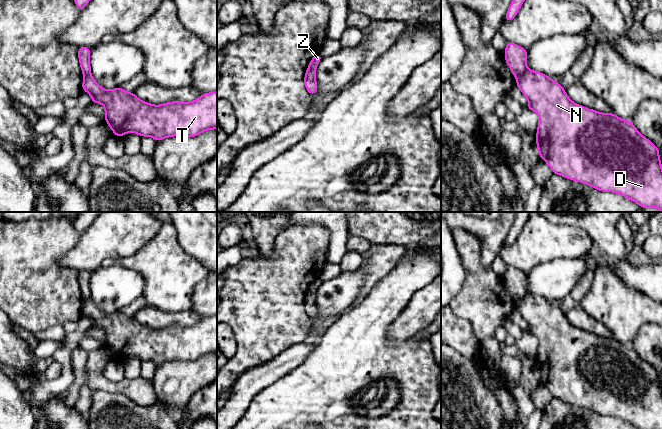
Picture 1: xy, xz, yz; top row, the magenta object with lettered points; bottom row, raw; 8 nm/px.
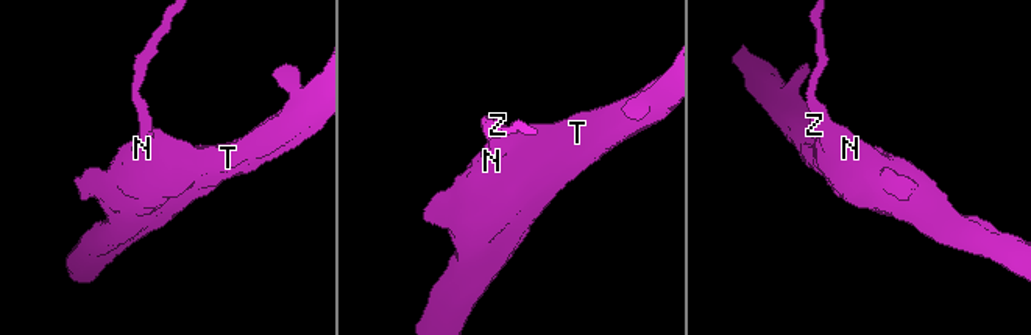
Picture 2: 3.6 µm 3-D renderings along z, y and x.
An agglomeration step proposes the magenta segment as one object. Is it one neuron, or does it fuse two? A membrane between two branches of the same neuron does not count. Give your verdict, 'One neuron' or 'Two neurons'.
Two neurons

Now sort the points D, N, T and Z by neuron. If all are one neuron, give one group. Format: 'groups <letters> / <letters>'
groups D N T / Z

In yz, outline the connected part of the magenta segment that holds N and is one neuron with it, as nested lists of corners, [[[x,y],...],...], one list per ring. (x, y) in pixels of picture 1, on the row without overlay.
[[[530,294],[518,300],[516,310],[529,326],[527,333],[538,338],[536,369],[541,384],[548,388],[553,398],[584,407],[602,416],[620,418],[638,429],[662,429],[662,388],[659,372],[644,361],[631,344],[574,327],[560,307],[538,295]]]

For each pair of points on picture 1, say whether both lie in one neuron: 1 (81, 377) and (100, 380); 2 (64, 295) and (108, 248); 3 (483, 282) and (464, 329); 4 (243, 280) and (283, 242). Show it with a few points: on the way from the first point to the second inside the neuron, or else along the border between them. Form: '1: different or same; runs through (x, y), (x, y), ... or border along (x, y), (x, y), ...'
1: different; border along (88, 355), (85, 368), (86, 384)
2: different; border along (73, 247), (59, 258), (59, 263), (77, 271)
3: different; border along (451, 308), (471, 324), (473, 333), (479, 340)
4: same; runs through (256, 280), (283, 255)

